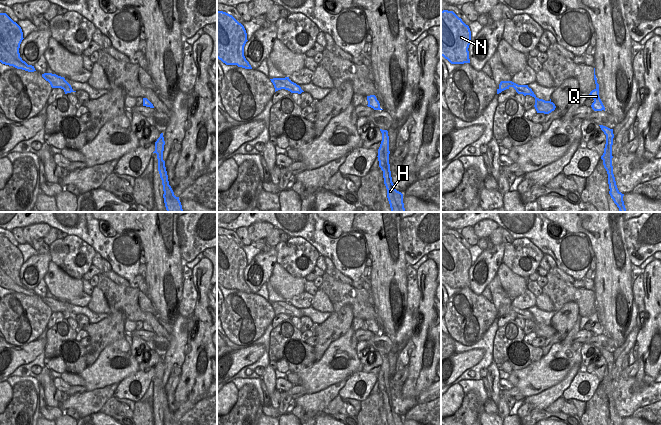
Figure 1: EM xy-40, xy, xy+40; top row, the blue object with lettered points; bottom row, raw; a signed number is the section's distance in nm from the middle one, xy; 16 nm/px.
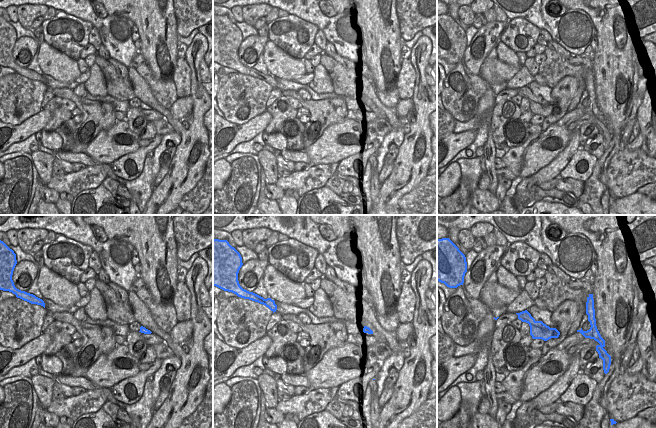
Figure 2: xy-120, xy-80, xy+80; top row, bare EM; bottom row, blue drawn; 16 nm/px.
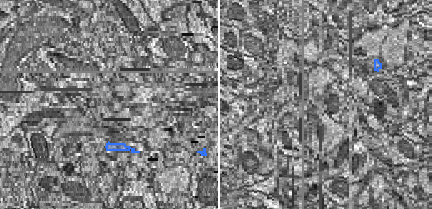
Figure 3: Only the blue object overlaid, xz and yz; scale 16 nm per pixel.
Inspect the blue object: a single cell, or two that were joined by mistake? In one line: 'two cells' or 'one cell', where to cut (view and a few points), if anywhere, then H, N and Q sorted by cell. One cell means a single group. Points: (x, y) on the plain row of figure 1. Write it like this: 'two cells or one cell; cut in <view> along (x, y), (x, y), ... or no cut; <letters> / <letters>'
one cell; no cut; H N Q

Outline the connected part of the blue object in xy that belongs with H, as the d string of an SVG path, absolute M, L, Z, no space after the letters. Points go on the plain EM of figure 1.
M380 353L382 357L382 365L378 373L379 391L383 395L384 408L387 413L388 425L403 425L403 418L397 415L394 411L391 401L389 388L389 360L387 354Z

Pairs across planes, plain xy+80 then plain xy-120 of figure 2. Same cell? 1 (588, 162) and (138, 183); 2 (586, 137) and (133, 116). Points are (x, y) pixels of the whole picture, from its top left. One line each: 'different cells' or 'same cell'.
1: different cells
2: same cell

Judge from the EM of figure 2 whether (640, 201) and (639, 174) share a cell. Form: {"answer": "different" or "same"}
{"answer": "different"}

